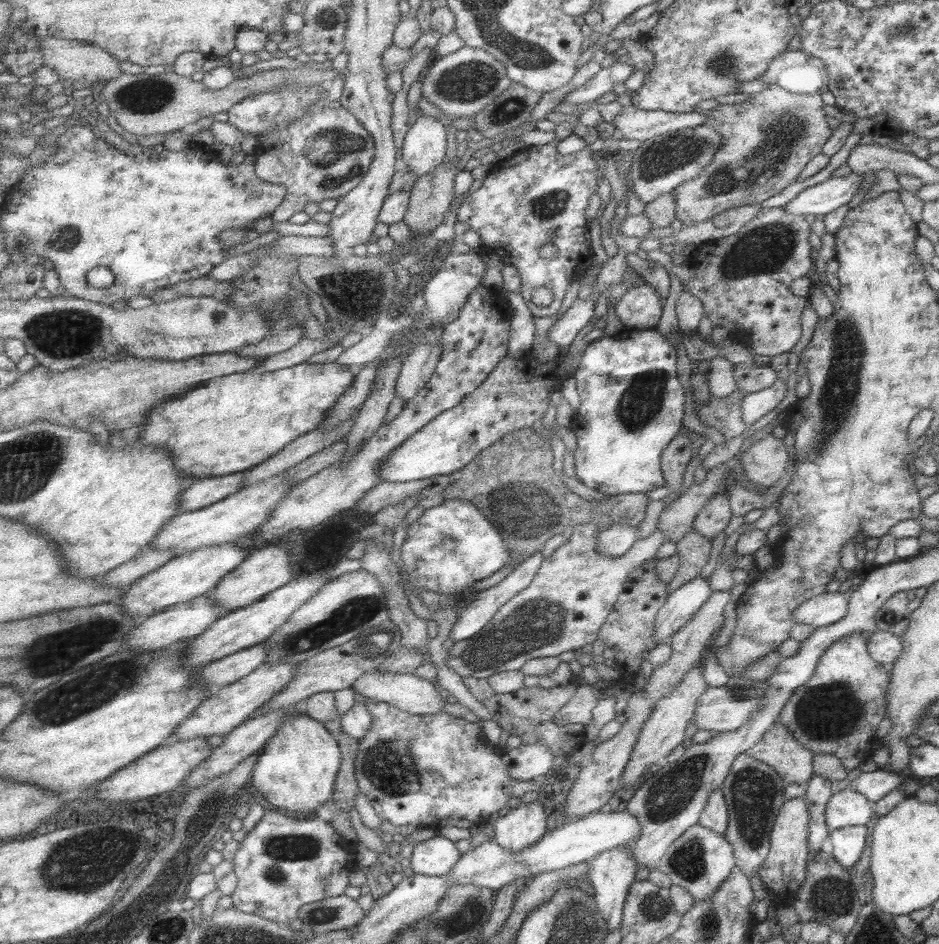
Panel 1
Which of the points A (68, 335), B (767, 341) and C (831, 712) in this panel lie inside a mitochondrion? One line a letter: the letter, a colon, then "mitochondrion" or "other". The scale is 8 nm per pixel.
A: mitochondrion
B: other
C: mitochondrion

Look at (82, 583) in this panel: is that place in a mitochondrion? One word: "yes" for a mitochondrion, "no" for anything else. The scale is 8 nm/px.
no

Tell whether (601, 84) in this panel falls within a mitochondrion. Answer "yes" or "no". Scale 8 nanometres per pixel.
no

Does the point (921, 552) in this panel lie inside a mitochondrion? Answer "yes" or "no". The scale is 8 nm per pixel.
no

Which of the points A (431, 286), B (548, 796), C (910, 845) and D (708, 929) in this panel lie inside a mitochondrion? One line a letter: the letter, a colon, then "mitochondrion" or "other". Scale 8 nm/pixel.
A: other
B: other
C: other
D: mitochondrion

